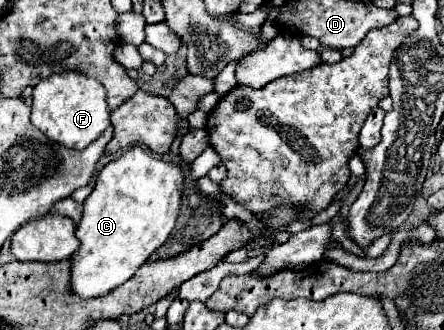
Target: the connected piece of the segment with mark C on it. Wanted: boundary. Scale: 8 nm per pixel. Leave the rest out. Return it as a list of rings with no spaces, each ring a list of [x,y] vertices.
[[[136,146],[126,154],[122,154],[120,158],[108,162],[96,180],[94,192],[84,202],[82,220],[76,228],[76,238],[80,240],[80,248],[70,258],[72,262],[70,290],[80,298],[96,298],[96,296],[106,296],[116,286],[124,284],[150,258],[150,254],[170,236],[174,222],[178,218],[182,188],[184,188],[182,170],[176,164],[156,158],[146,148]]]

